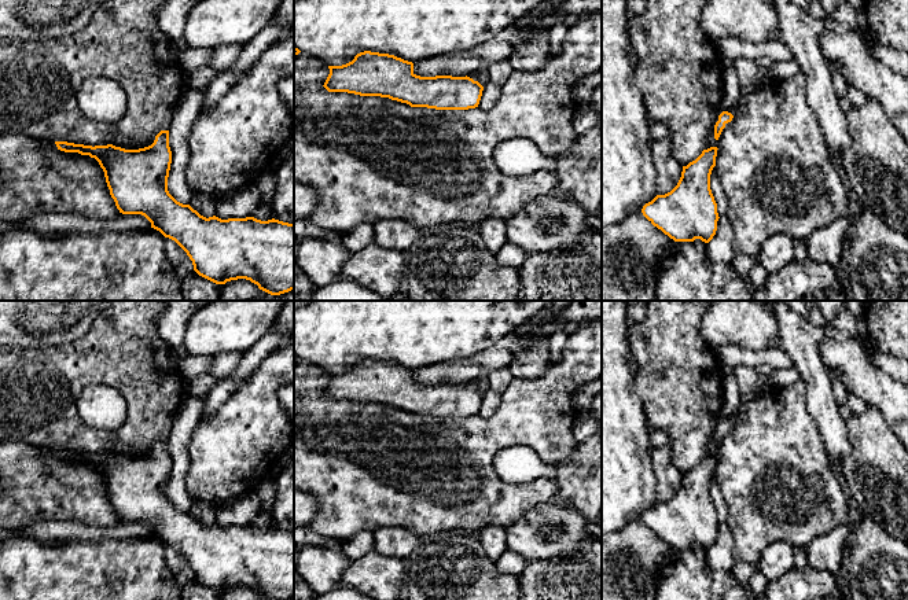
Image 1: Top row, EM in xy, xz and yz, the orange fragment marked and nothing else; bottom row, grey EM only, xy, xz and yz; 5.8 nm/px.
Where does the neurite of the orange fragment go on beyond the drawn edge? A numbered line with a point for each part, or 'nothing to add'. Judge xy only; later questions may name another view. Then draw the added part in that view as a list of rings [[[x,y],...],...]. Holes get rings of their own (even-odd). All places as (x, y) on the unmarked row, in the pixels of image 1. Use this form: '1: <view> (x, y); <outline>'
nothing to add

